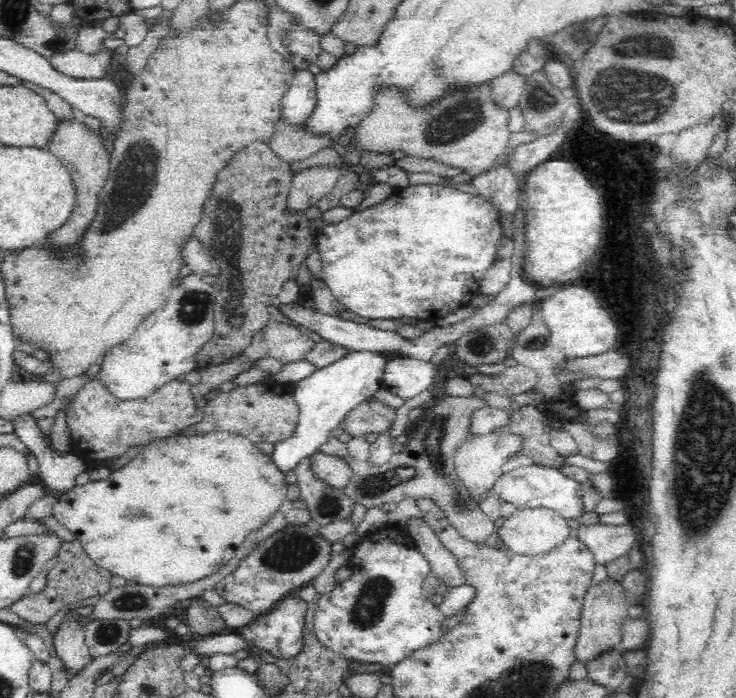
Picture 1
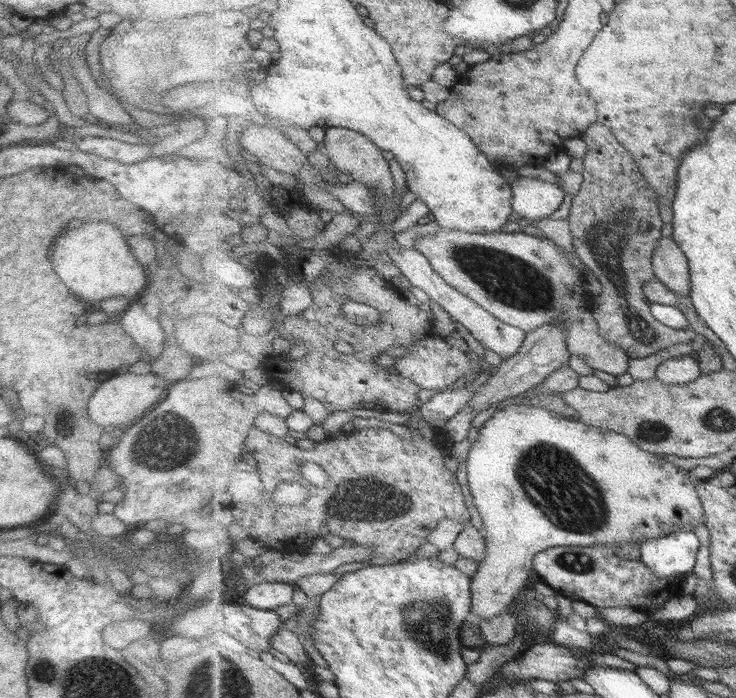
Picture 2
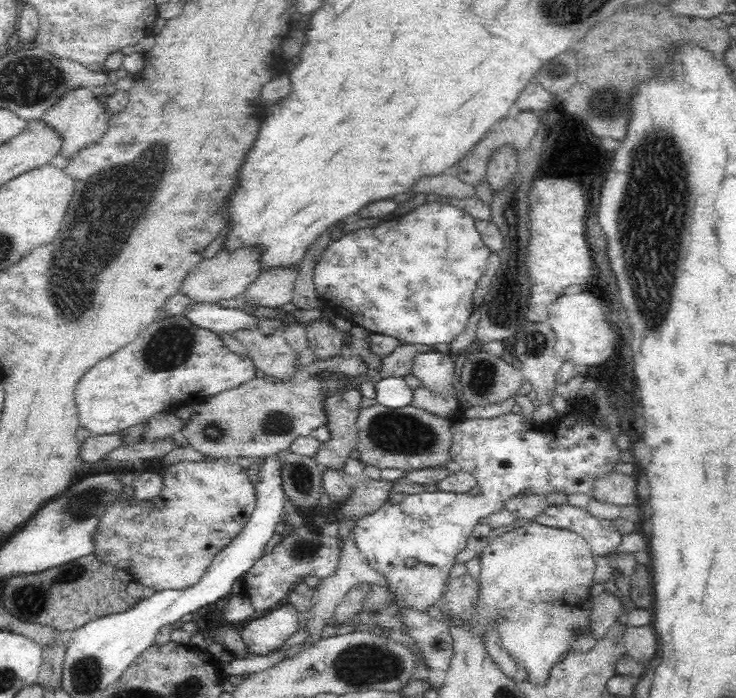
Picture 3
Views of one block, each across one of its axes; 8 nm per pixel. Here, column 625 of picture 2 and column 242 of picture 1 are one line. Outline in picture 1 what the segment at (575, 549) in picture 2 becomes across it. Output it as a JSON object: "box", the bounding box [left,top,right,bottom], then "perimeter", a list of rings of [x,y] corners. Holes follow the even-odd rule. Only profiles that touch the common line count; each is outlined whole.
{"box":[214,525,333,616],"perimeter":[[[292,525],[272,533],[271,536],[260,542],[246,558],[242,558],[238,566],[230,572],[224,574],[222,578],[214,584],[214,591],[216,591],[224,602],[234,603],[246,610],[251,610],[255,615],[259,616],[268,613],[271,606],[274,606],[278,600],[282,600],[282,596],[286,592],[290,592],[292,588],[300,588],[311,584],[330,562],[333,555],[331,545],[322,537],[319,536],[317,526],[308,525]]]}

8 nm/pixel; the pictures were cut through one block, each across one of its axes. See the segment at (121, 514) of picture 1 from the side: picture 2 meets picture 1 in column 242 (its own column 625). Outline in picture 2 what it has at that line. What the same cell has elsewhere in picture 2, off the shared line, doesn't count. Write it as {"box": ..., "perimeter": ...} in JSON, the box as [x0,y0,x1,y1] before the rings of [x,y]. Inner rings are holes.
{"box":[467,401,705,622],"perimeter":[[[514,401],[503,409],[496,411],[480,428],[480,437],[470,447],[467,455],[467,479],[473,504],[483,520],[483,536],[487,544],[485,560],[480,569],[472,577],[471,592],[474,598],[473,619],[471,622],[481,622],[483,619],[492,619],[494,616],[509,610],[516,597],[534,580],[534,556],[542,550],[555,546],[607,546],[617,550],[619,544],[637,544],[643,546],[645,540],[663,538],[681,527],[692,529],[698,524],[705,524],[705,513],[702,499],[699,498],[695,482],[690,481],[689,470],[678,468],[657,457],[657,454],[641,450],[627,435],[619,434],[613,430],[605,430],[596,426],[582,423],[580,420],[564,417],[555,411],[523,405],[521,401]]]}

